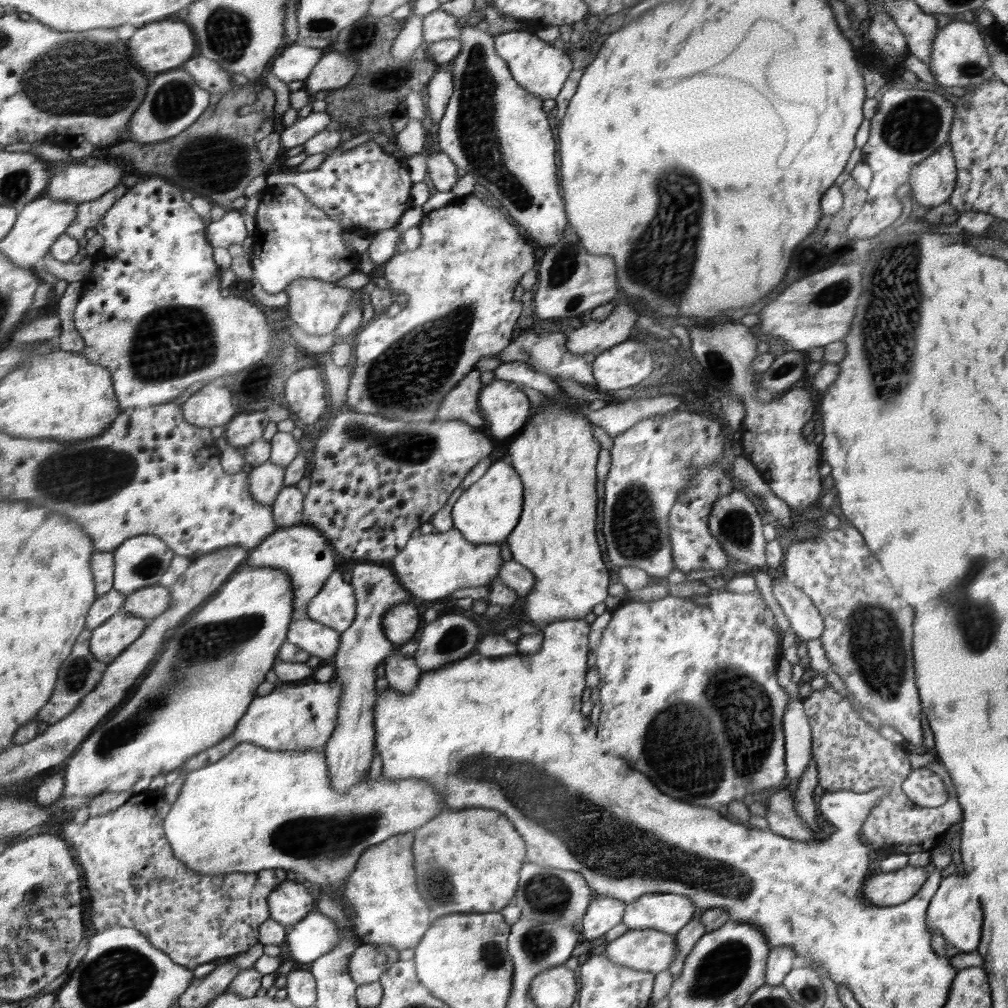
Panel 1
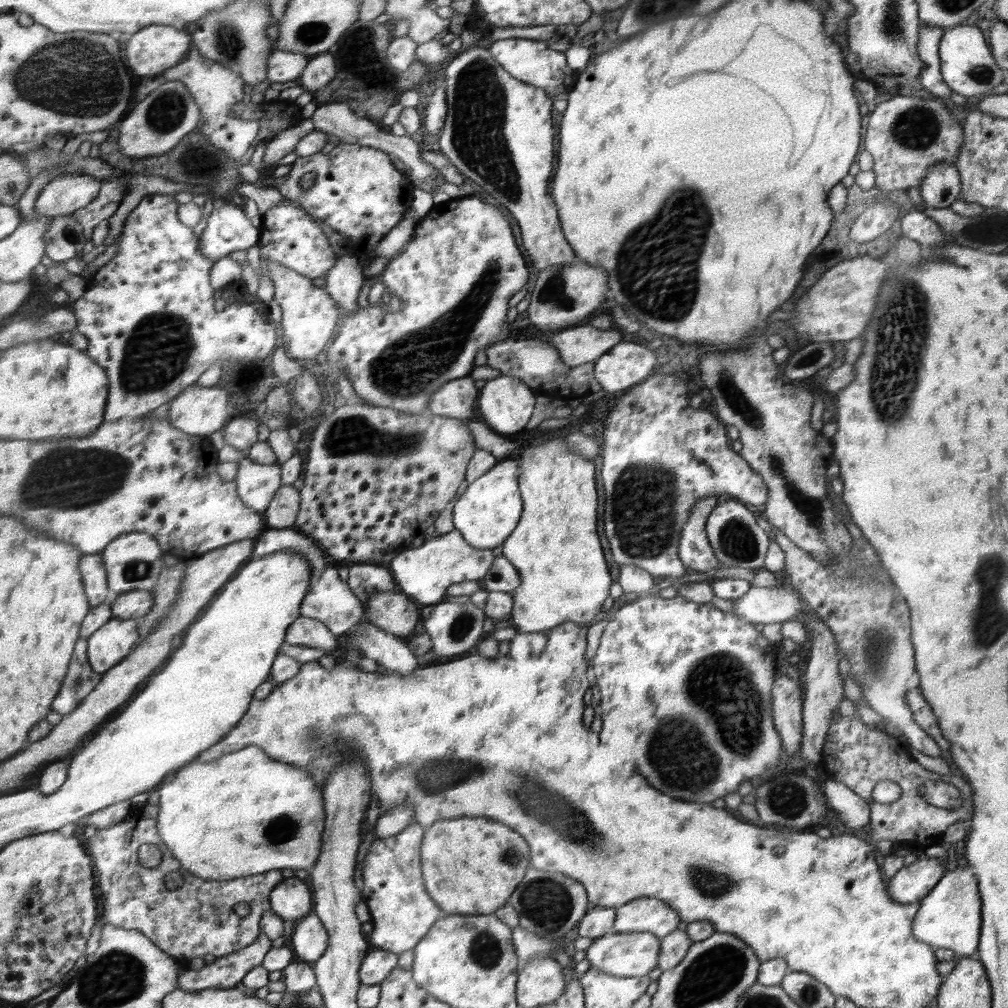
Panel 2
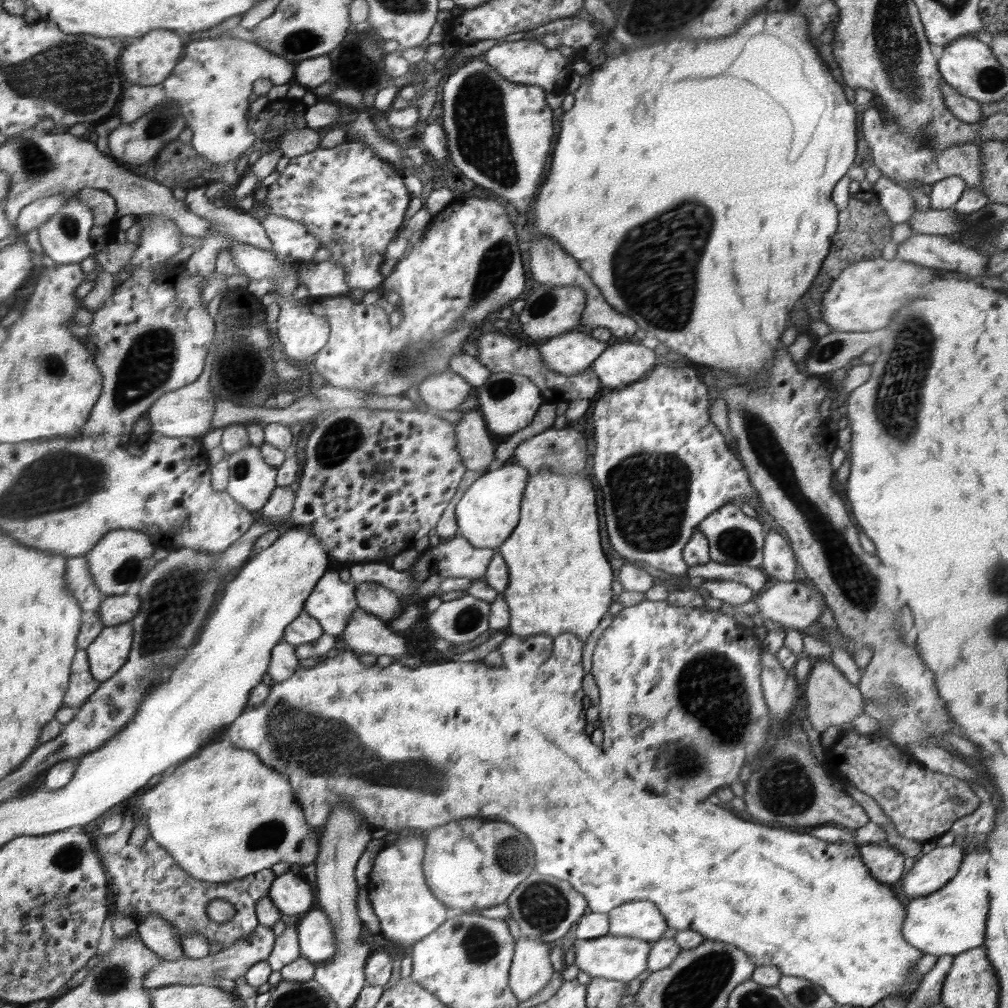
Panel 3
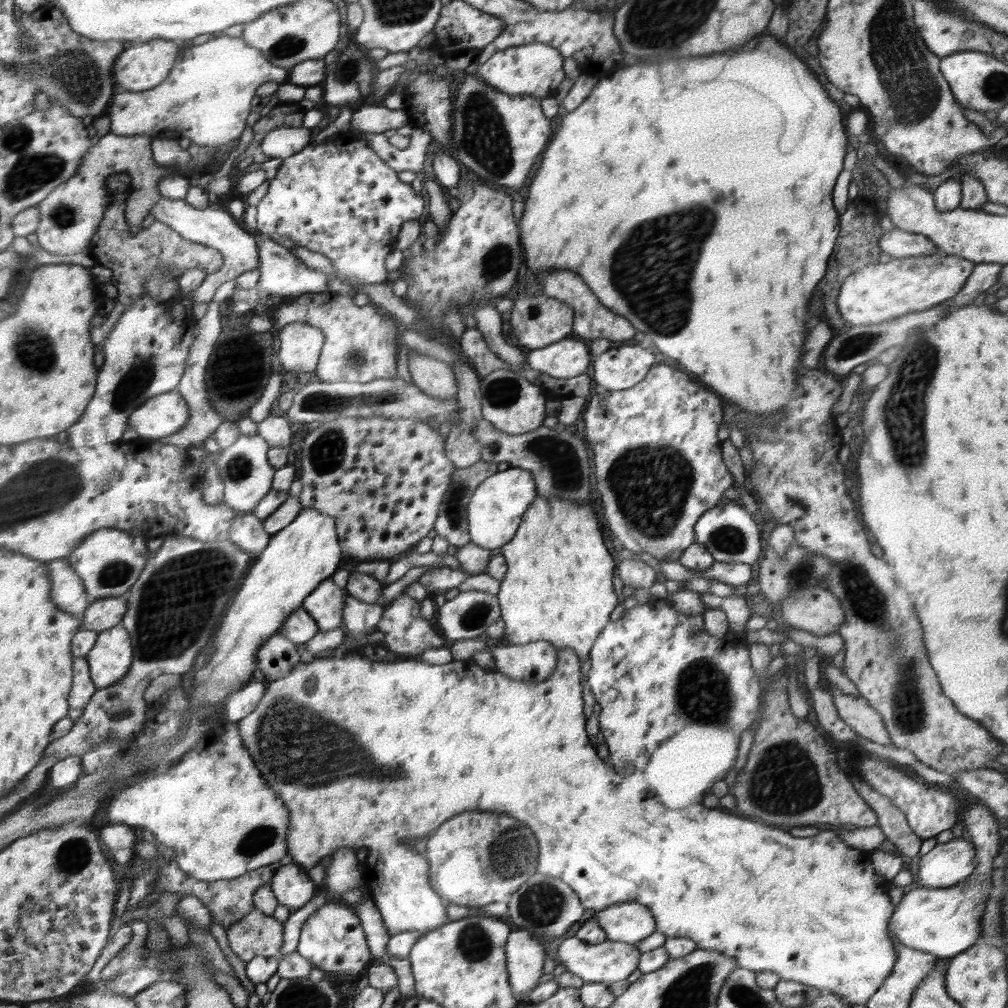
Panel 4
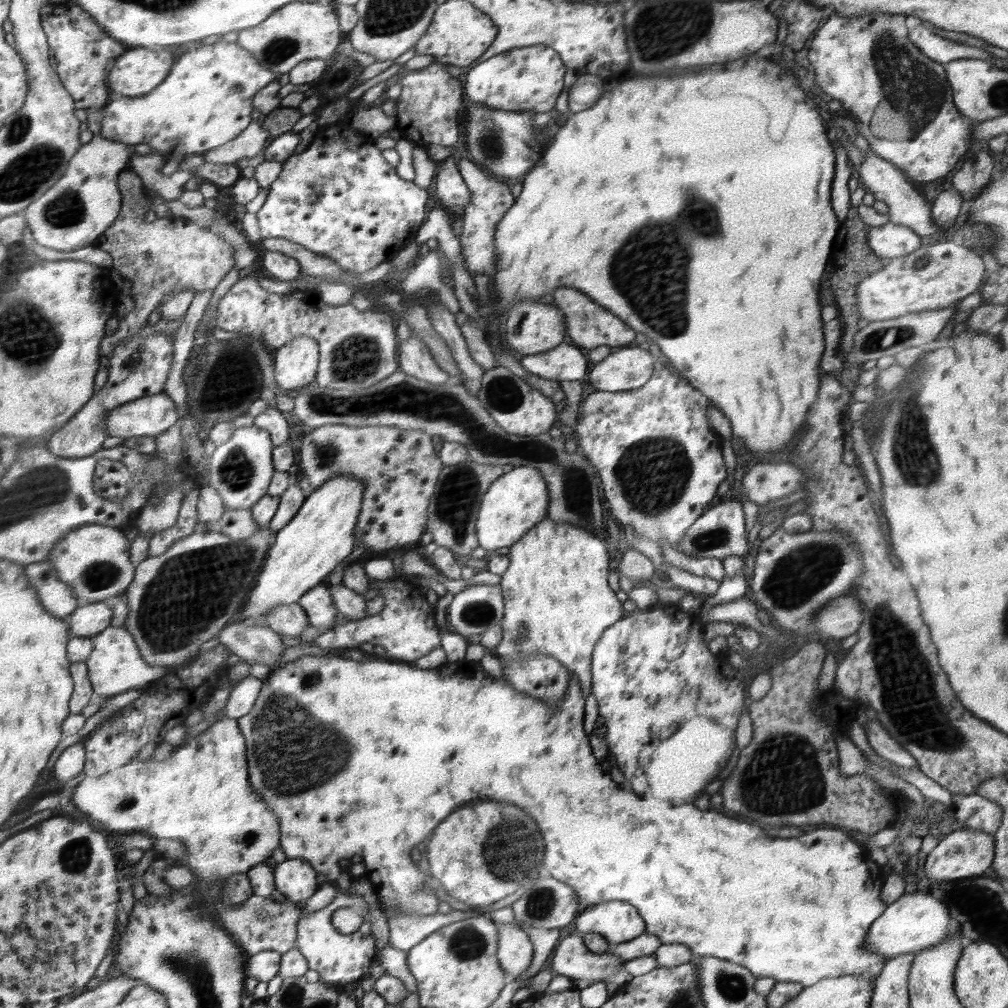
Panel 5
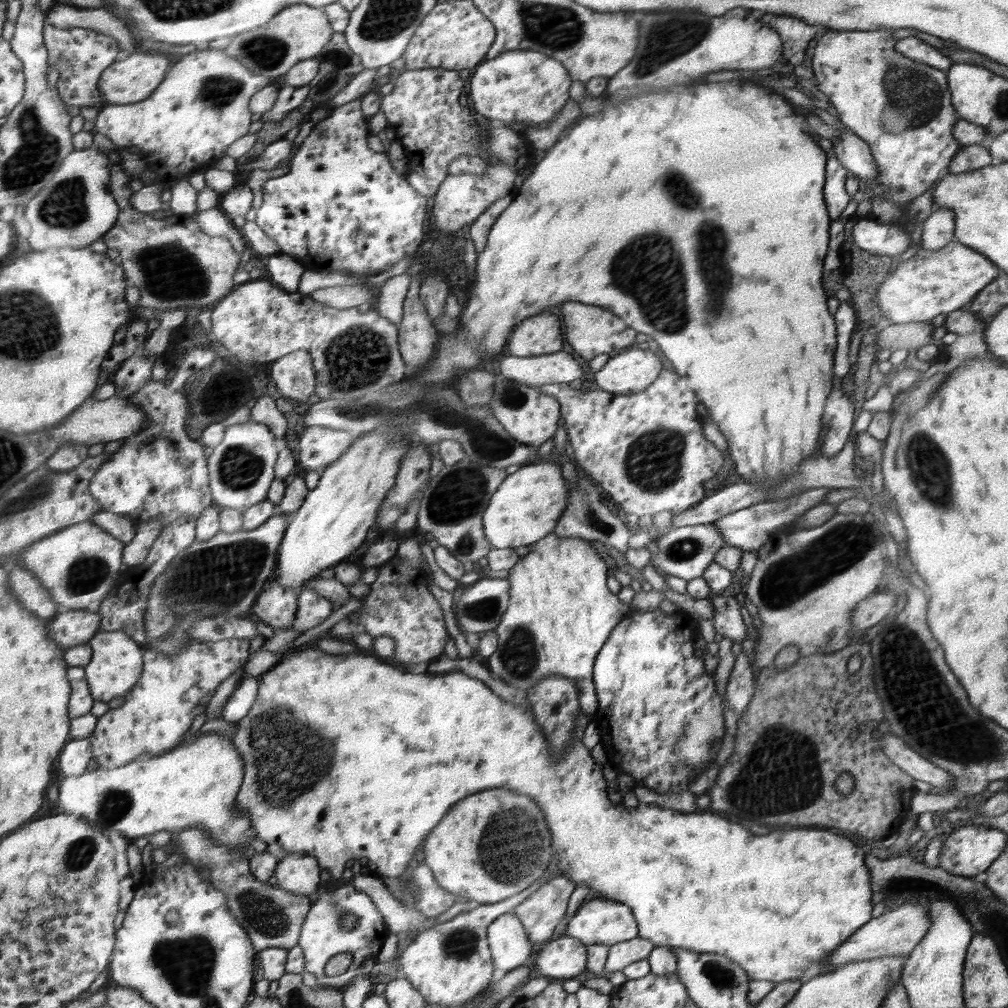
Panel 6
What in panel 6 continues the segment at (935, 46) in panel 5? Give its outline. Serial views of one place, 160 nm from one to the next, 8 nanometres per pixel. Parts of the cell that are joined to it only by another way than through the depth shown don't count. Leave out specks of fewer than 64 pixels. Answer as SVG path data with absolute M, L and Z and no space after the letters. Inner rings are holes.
M906 37L898 40L898 44L895 44L895 51L906 58L917 60L945 72L952 66L952 60L948 56L944 56L942 52L938 52L936 48L924 42L918 42L916 38Z

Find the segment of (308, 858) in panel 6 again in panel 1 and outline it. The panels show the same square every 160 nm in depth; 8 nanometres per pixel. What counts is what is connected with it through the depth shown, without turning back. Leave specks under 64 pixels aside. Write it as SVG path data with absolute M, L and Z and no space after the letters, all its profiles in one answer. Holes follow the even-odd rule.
M286 880L269 896L269 918L280 924L298 924L312 912L314 900L302 881Z

